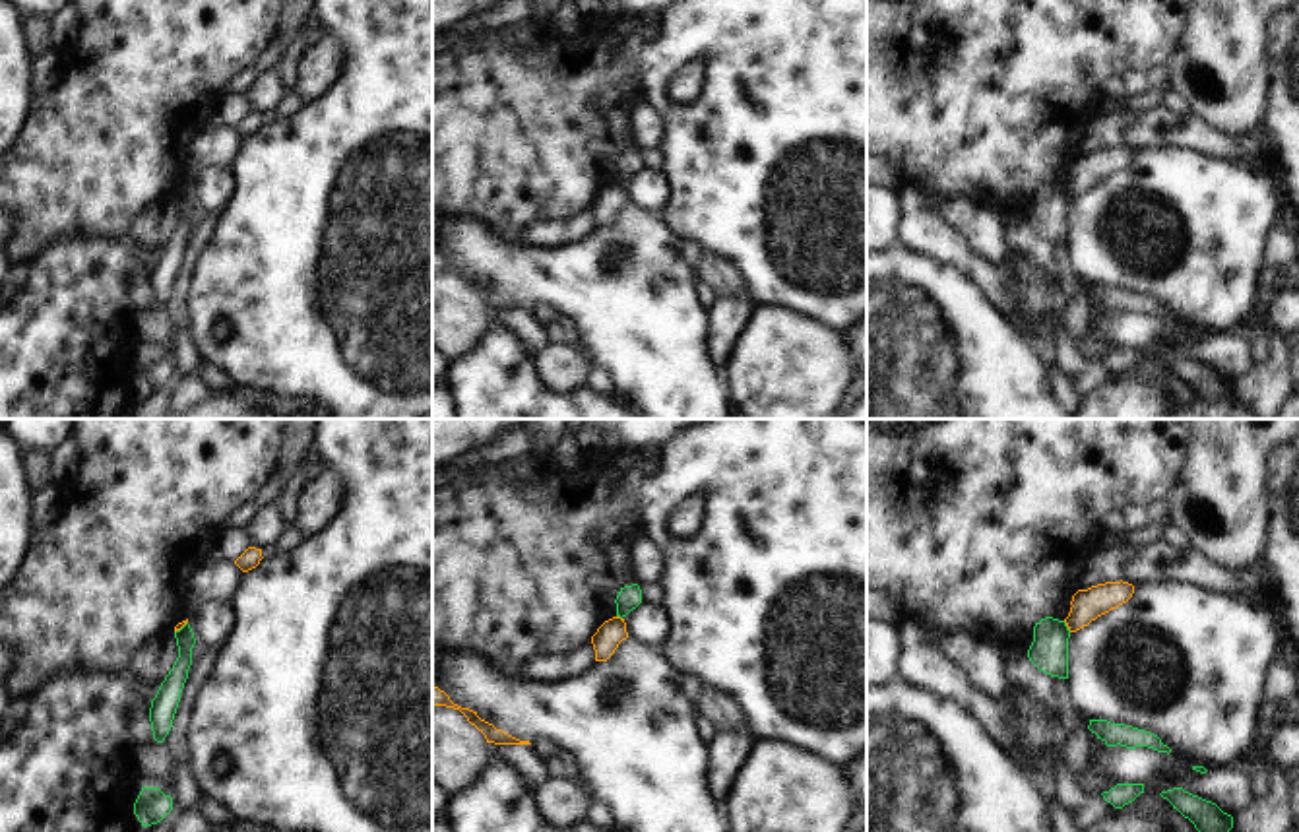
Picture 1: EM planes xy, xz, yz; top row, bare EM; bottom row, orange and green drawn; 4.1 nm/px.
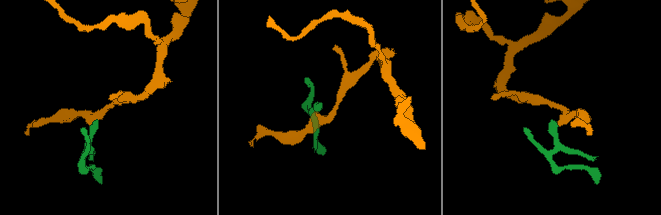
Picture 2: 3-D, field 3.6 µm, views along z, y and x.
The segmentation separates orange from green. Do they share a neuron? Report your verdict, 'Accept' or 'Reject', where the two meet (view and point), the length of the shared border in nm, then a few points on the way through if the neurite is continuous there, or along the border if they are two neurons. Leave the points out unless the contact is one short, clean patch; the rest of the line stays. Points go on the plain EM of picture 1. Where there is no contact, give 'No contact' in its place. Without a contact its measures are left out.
Reject. Touches orange at yz (1067, 191). Shared border 60 nm. Boundary: yz (1063, 187), (1071, 196).

